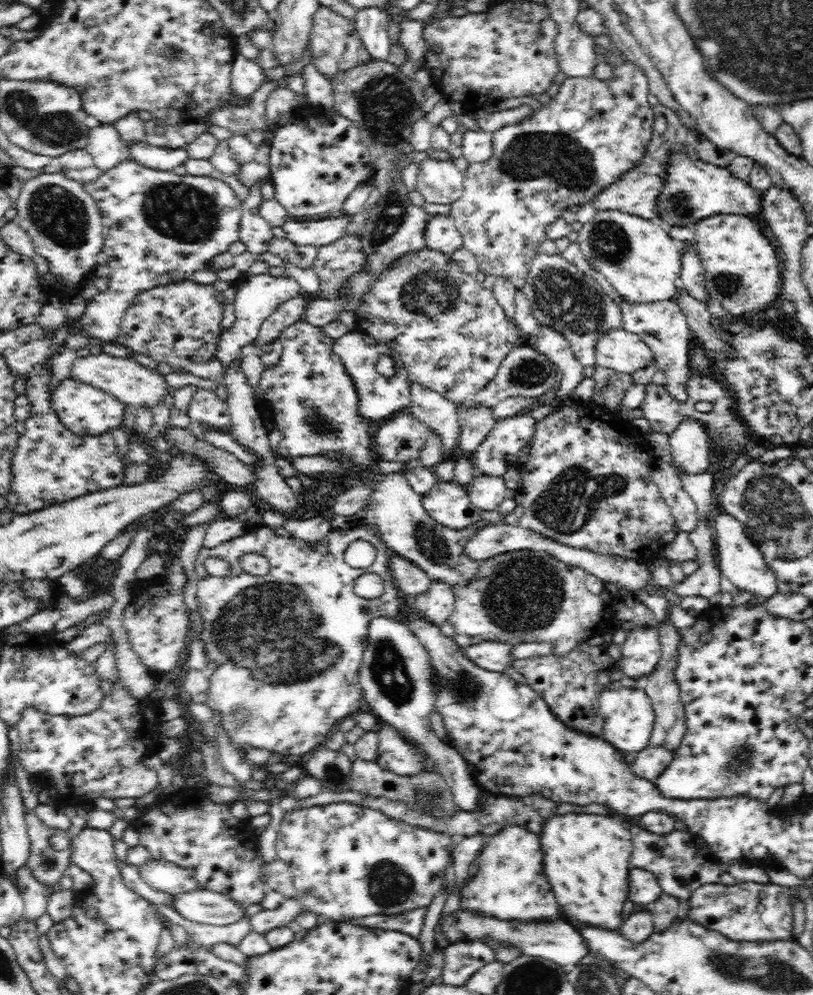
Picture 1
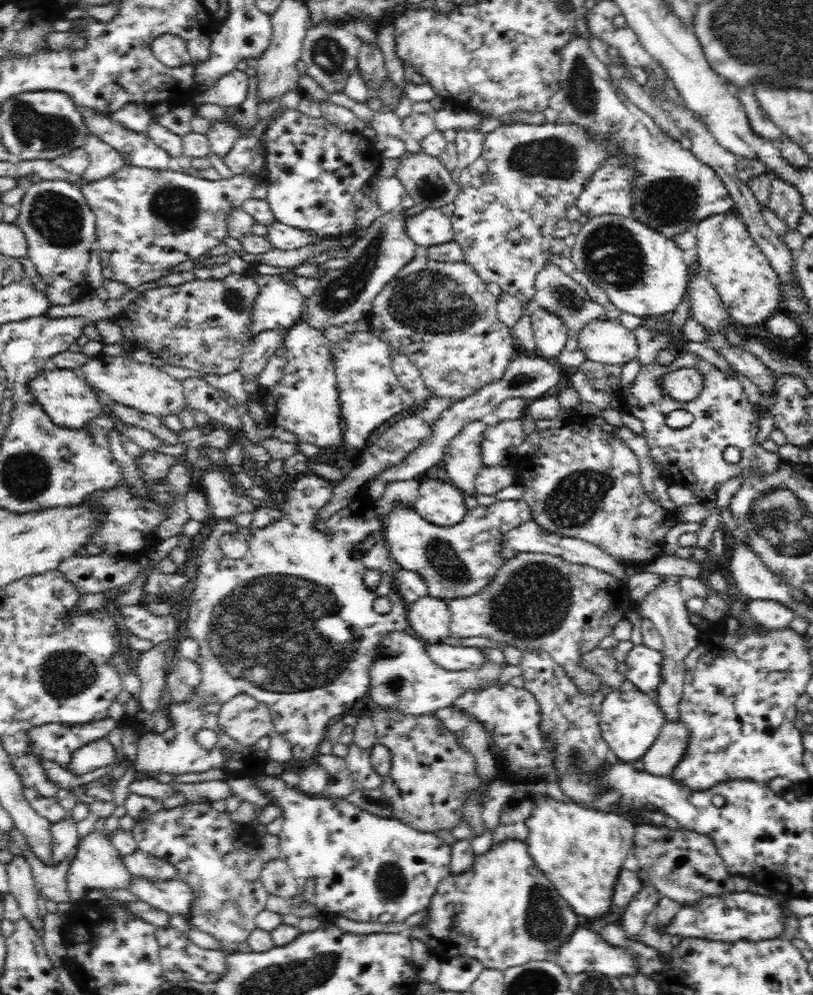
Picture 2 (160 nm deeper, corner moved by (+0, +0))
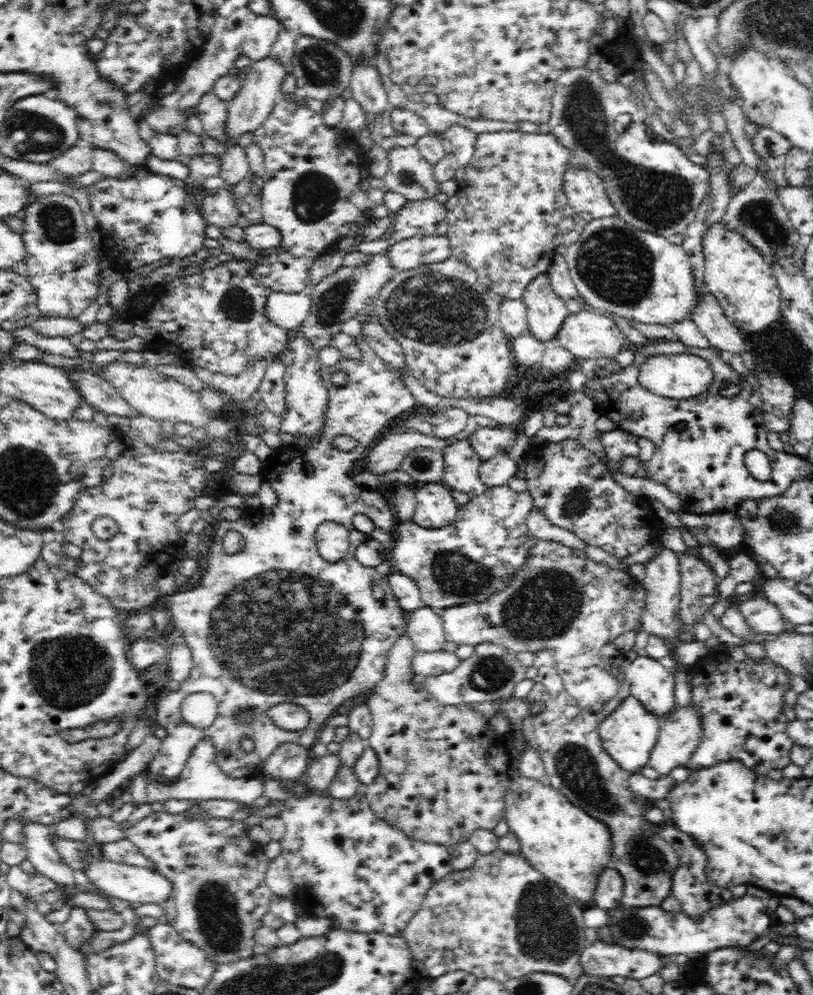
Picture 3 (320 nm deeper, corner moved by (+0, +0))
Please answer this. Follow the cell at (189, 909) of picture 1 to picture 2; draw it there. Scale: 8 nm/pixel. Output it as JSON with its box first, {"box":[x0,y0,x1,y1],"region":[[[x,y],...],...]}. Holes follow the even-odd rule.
{"box":[124,874,194,914],"region":[[[132,874],[130,884],[124,889],[136,896],[137,900],[169,914],[190,914],[190,906],[194,902],[192,889],[178,878],[153,880]]]}

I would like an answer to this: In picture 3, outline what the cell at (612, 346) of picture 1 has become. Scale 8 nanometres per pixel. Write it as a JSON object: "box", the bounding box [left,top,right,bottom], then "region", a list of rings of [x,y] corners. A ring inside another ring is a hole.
{"box":[552,310,634,361],"region":[[[578,310],[569,313],[564,320],[558,333],[552,337],[555,344],[561,345],[568,350],[577,361],[585,359],[603,360],[604,358],[615,358],[622,348],[634,348],[634,344],[626,339],[626,336],[618,330],[616,322],[611,317],[596,311]]]}

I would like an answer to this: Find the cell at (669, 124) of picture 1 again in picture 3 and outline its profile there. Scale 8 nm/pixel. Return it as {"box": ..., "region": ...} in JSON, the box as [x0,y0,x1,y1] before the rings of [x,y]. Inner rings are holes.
{"box":[563,163,616,223],"region":[[[571,163],[568,164],[566,172],[563,176],[563,192],[566,194],[567,204],[574,209],[577,218],[586,223],[598,218],[612,217],[616,215],[614,206],[609,202],[606,193],[605,183],[598,177],[598,175],[574,167]]]}

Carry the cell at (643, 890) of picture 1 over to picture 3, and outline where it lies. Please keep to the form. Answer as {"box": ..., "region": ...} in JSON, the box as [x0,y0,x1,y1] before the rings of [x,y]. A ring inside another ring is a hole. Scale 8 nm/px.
{"box":[591,867,624,909],"region":[[[606,867],[598,874],[598,886],[592,890],[591,902],[601,909],[612,909],[621,904],[624,881],[616,869]]]}

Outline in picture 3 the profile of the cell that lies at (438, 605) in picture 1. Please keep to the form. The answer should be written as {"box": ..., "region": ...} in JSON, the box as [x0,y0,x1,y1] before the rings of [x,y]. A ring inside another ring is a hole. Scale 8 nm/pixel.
{"box":[405,606,446,651],"region":[[[422,606],[407,614],[405,633],[410,637],[415,651],[442,651],[446,639],[439,612]]]}

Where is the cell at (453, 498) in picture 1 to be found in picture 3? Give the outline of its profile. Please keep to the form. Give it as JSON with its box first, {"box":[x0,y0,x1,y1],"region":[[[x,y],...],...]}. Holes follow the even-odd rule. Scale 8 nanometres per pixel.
{"box":[414,483,459,529],"region":[[[425,483],[416,487],[416,508],[414,508],[414,523],[426,529],[439,529],[455,524],[459,505],[454,501],[450,488],[442,483]]]}

